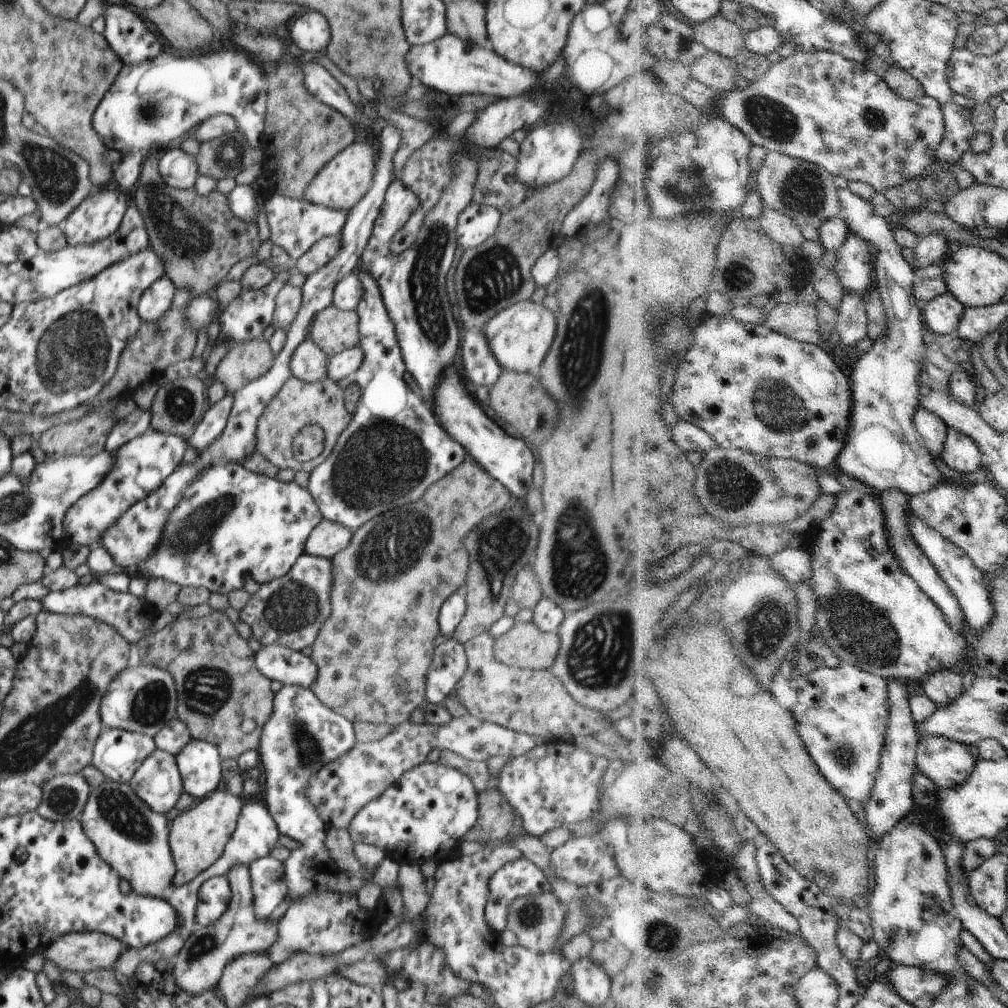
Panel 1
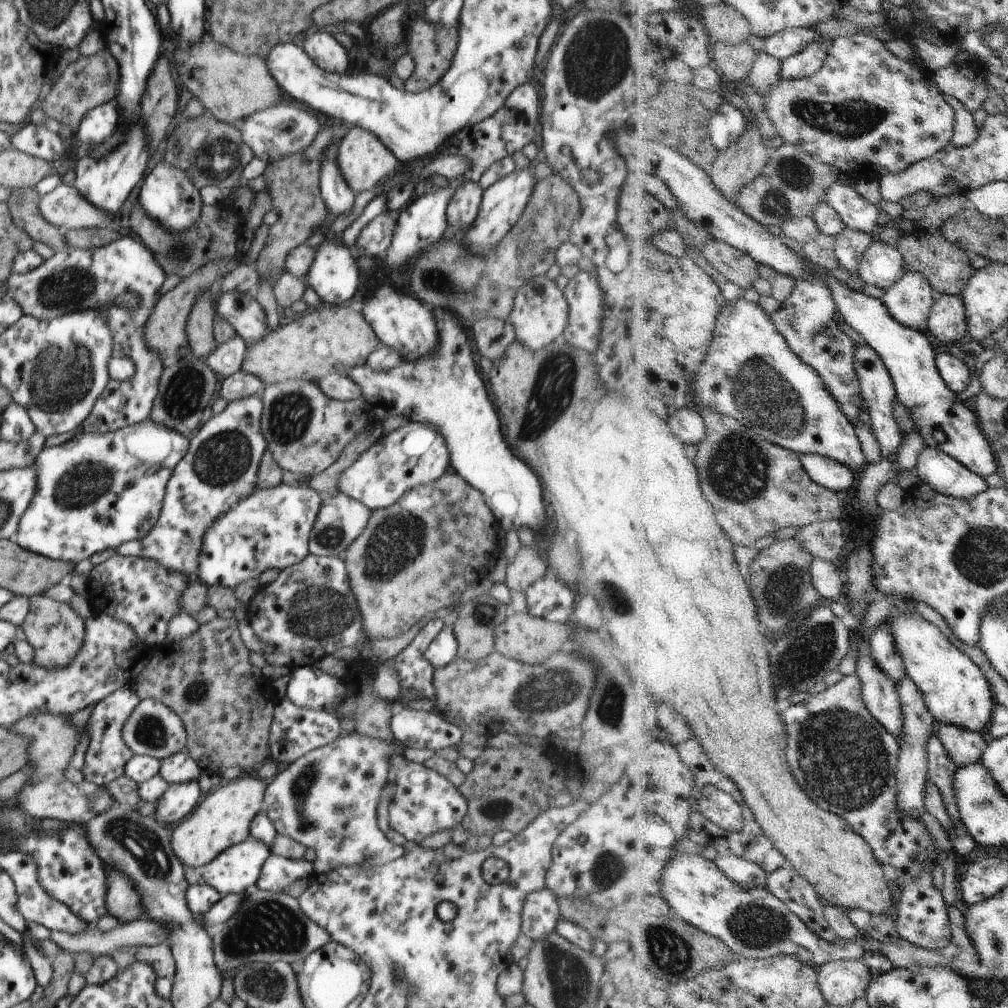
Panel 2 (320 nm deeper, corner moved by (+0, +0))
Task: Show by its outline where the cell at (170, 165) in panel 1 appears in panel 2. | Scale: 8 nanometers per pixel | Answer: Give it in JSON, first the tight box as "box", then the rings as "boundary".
{"box":[137,161,203,233],"boundary":[[[162,161],[144,178],[137,202],[150,218],[170,233],[181,233],[194,226],[202,213],[203,205],[199,190],[185,172]]]}

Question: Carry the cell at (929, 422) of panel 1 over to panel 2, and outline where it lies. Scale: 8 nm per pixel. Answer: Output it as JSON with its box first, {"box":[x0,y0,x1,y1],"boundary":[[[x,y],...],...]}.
{"box":[917,447,990,499],"boundary":[[[927,447],[917,472],[923,484],[959,499],[976,498],[990,488],[986,478],[937,448]]]}

